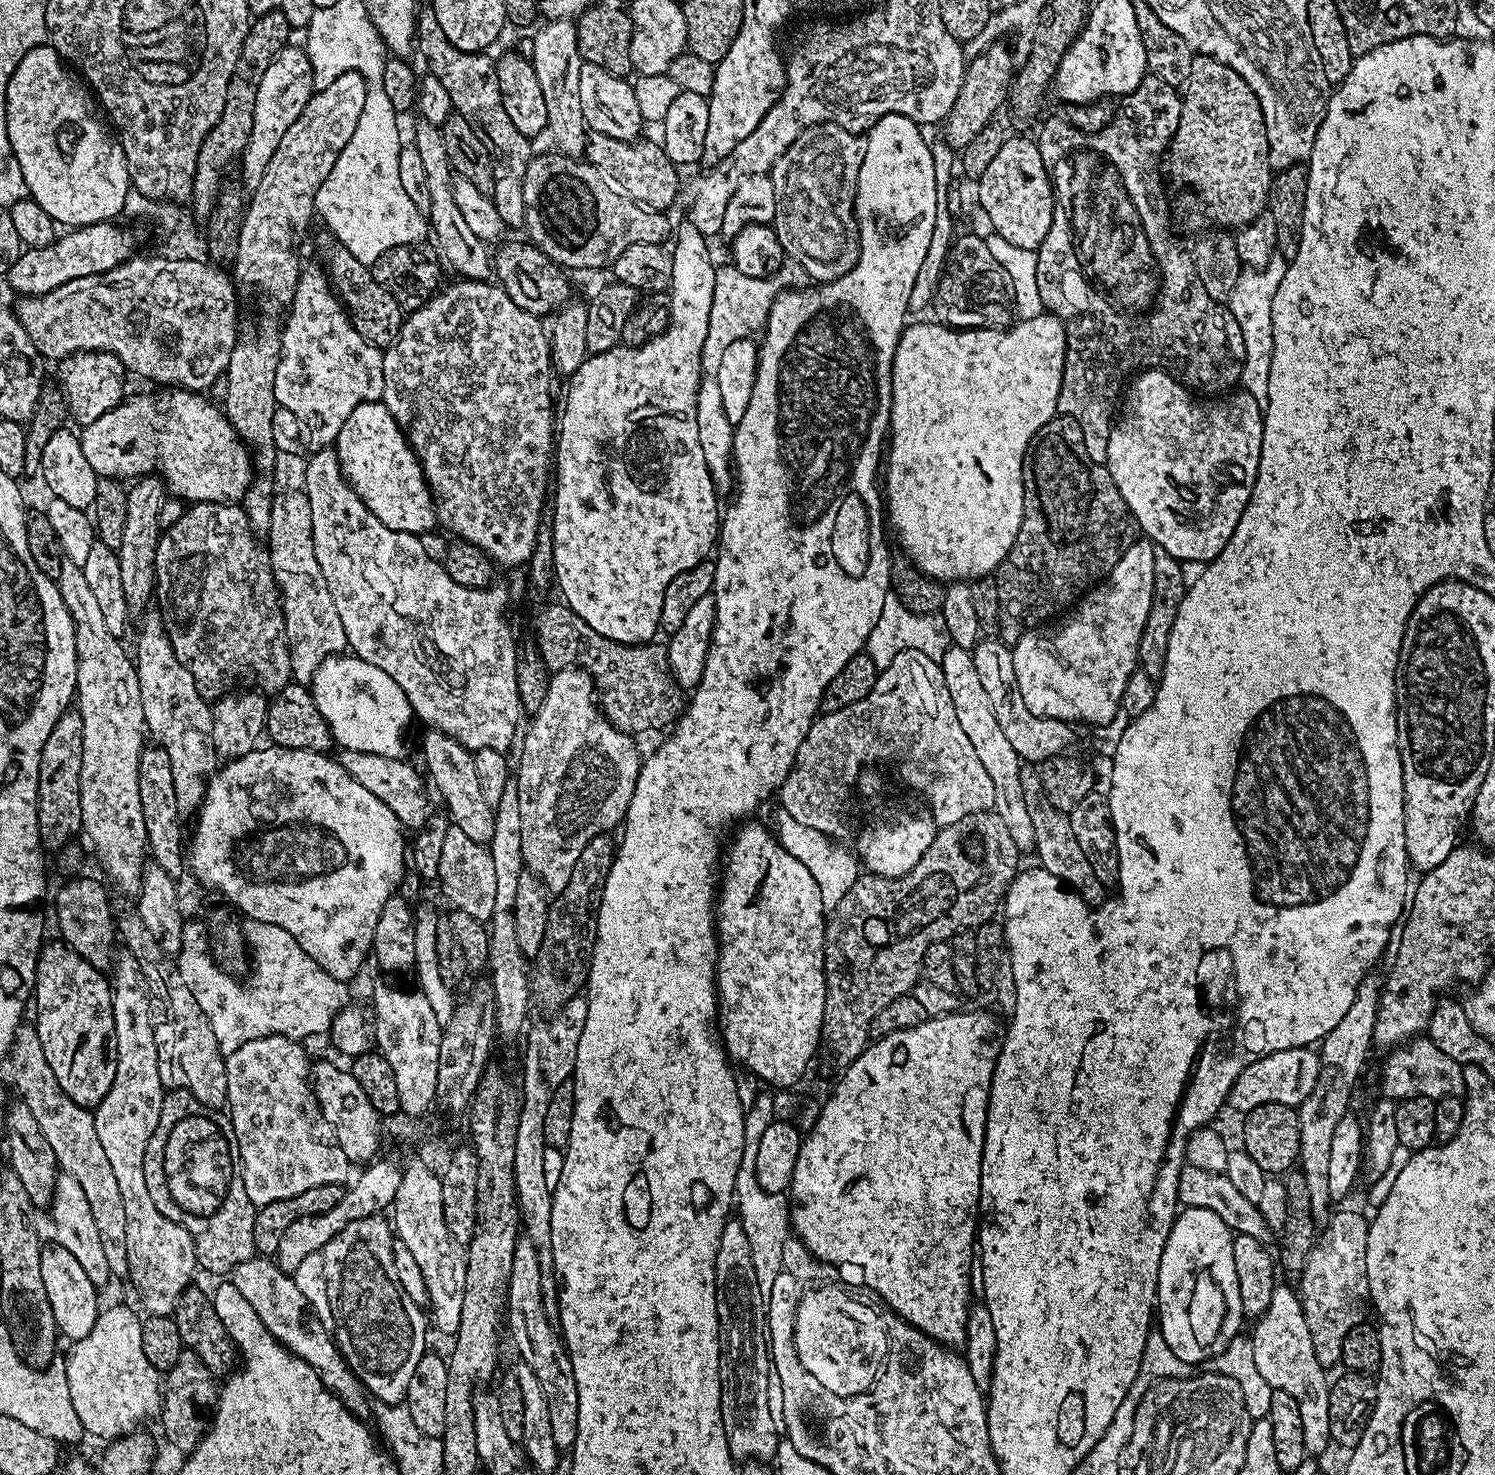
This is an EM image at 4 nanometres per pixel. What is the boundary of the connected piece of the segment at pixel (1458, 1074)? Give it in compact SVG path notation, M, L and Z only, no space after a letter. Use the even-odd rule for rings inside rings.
M1413 1038L1406 1046L1397 1046L1387 1053L1384 1065L1380 1068L1380 1088L1383 1099L1397 1102L1406 1098L1421 1096L1437 1101L1443 1096L1465 1095L1464 1068L1449 1058L1445 1052L1438 1050L1434 1042L1427 1038Z

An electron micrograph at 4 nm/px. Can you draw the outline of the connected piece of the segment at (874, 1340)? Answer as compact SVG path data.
M820 1284L809 1287L796 1308L795 1348L799 1361L822 1383L832 1396L848 1399L858 1393L868 1391L882 1374L887 1373L888 1364L892 1364L892 1332L886 1331L884 1315L880 1310L852 1298L836 1284Z

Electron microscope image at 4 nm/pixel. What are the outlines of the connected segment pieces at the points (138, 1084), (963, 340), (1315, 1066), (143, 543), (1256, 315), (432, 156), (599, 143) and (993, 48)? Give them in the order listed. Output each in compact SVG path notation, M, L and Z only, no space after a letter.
M130 954L117 959L114 964L115 976L112 985L112 1013L114 1014L114 1030L116 1031L116 1073L110 1086L110 1094L102 1098L102 1102L94 1109L98 1142L102 1142L102 1150L106 1150L106 1158L110 1158L110 1167L114 1169L114 1178L118 1178L118 1190L122 1194L122 1206L126 1209L126 1262L128 1263L127 1279L132 1280L136 1292L140 1295L140 1304L150 1316L172 1316L178 1306L179 1296L193 1283L192 1275L198 1272L196 1263L196 1247L192 1235L178 1222L167 1220L154 1206L154 1198L150 1198L150 1190L146 1190L144 1177L144 1155L148 1140L154 1134L160 1117L160 1107L166 1095L164 1083L158 1074L158 1050L154 1042L152 1024L152 1001L144 974L140 965Z
M1051 314L1020 320L1013 328L999 332L994 326L957 330L943 323L912 324L905 327L892 363L892 423L890 447L886 452L886 471L882 476L882 488L886 493L886 516L890 528L900 539L899 547L924 574L933 581L971 582L980 577L991 577L1006 559L1018 538L1018 530L1024 517L1024 458L1034 434L1046 426L1058 412L1058 394L1062 386L1064 359L1068 349L1068 335L1062 321Z
M1290 1047L1286 1050L1275 1051L1272 1055L1256 1059L1243 1068L1231 1092L1228 1095L1227 1107L1239 1114L1247 1114L1258 1106L1278 1102L1280 1105L1299 1107L1310 1096L1311 1090L1318 1080L1320 1055L1311 1047Z
M155 474L141 476L133 484L136 485L128 488L126 526L122 533L122 546L118 555L122 566L122 594L126 596L126 606L133 613L140 614L149 607L154 594L156 547L162 535L159 515L162 513L162 504L166 497L166 485Z
M1277 254L1261 268L1249 268L1241 271L1238 282L1226 302L1227 311L1234 314L1238 326L1242 330L1244 343L1244 365L1240 375L1243 391L1249 392L1262 406L1268 402L1268 387L1270 386L1270 362L1274 358L1274 322L1272 307L1274 294L1278 290L1278 282L1286 278L1288 261Z
M423 122L417 124L414 145L426 168L426 179L429 182L430 196L433 199L433 205L430 206L426 216L430 221L434 236L436 232L435 247L447 263L448 260L452 263L453 270L460 273L458 275L461 277L468 280L487 281L493 275L494 260L490 255L489 245L466 226L465 216L458 210L458 205L454 200L454 169L446 150L444 133L435 124Z
M592 132L587 137L584 156L601 176L607 178L630 200L653 210L668 210L680 192L680 176L677 165L664 152L659 143L637 138L633 141L610 138L601 132Z
M992 44L981 56L976 56L967 63L964 72L964 81L960 87L958 98L946 119L943 121L942 129L946 135L947 143L953 149L963 150L971 139L974 138L984 127L993 121L996 111L1005 107L1010 96L1010 89L1014 79L1014 64L1008 57L1008 48L1004 44Z

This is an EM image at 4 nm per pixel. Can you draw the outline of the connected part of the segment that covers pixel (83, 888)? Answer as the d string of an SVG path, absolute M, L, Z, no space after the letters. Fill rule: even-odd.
M77 875L65 879L64 885L56 892L56 920L60 923L63 943L69 944L75 952L85 956L95 968L107 969L113 963L112 939L117 939L118 924L112 920L112 908L108 905L108 892L103 879Z

